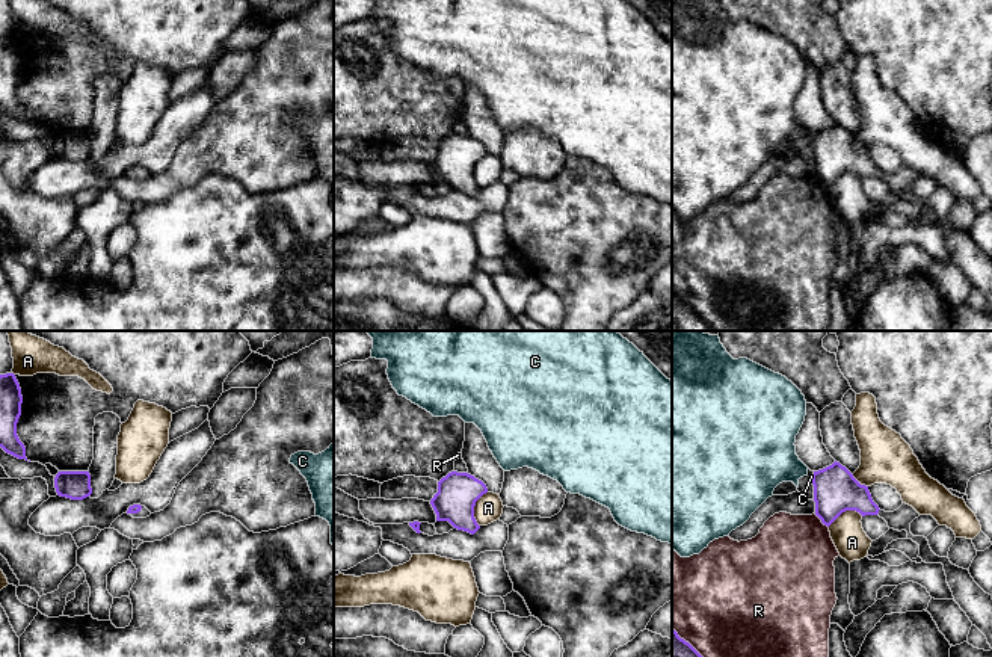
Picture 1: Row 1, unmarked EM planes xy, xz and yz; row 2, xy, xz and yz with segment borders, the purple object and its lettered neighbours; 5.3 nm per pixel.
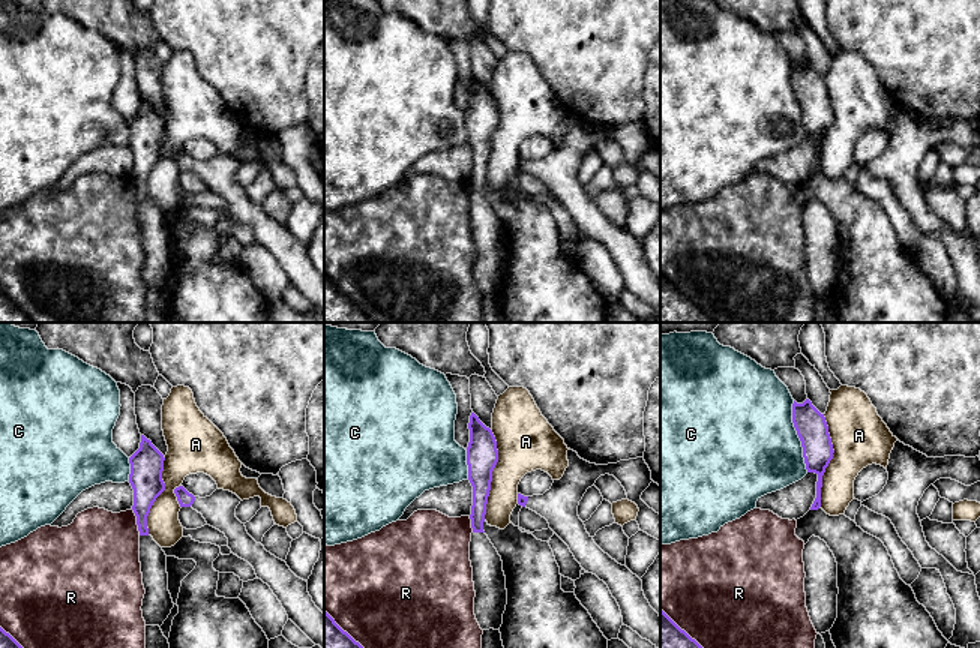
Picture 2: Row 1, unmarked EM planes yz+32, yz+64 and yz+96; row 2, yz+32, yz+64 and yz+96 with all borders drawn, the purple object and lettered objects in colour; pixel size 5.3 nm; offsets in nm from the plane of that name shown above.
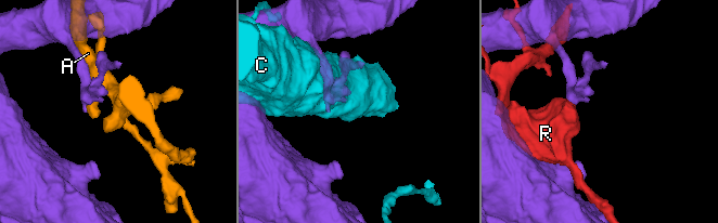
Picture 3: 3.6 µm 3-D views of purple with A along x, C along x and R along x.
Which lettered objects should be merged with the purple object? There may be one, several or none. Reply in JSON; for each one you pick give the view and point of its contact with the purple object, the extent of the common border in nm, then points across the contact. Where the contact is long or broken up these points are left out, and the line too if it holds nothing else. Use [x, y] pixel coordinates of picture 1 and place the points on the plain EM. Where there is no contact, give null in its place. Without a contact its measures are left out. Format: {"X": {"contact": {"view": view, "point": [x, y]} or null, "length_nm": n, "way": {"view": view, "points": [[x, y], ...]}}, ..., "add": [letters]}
{"add": []}

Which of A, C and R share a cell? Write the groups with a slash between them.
A / C / R

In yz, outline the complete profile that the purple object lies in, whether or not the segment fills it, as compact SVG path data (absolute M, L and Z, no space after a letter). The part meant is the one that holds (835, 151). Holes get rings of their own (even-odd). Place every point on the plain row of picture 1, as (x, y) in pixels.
M840 124L814 133L814 163L815 177L824 187L830 187L843 174L856 172L862 178L879 177L888 184L889 190L906 192L907 201L920 207L918 219L926 225L942 225L947 245L953 254L954 263L966 275L972 287L975 287L987 301L992 310L992 257L986 255L971 239L968 231L959 230L948 219L936 217L927 199L913 198L910 184L920 175L909 166L903 165L894 174L880 172L873 163L868 148L861 147L853 136Z

